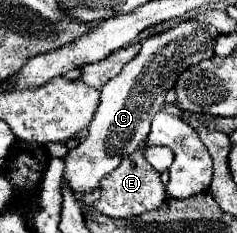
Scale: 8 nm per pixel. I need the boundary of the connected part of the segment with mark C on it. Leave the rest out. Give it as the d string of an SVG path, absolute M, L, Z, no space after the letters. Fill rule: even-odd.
M196 19L174 23L170 29L144 39L138 55L124 65L120 75L102 87L100 105L90 123L88 135L64 157L64 181L72 189L82 211L90 211L90 207L84 205L84 195L96 191L100 179L114 171L124 157L132 155L132 151L144 143L150 123L164 107L164 97L176 85L178 75L186 71L186 67L192 67L214 55L216 37L216 27L210 27L208 23Z

